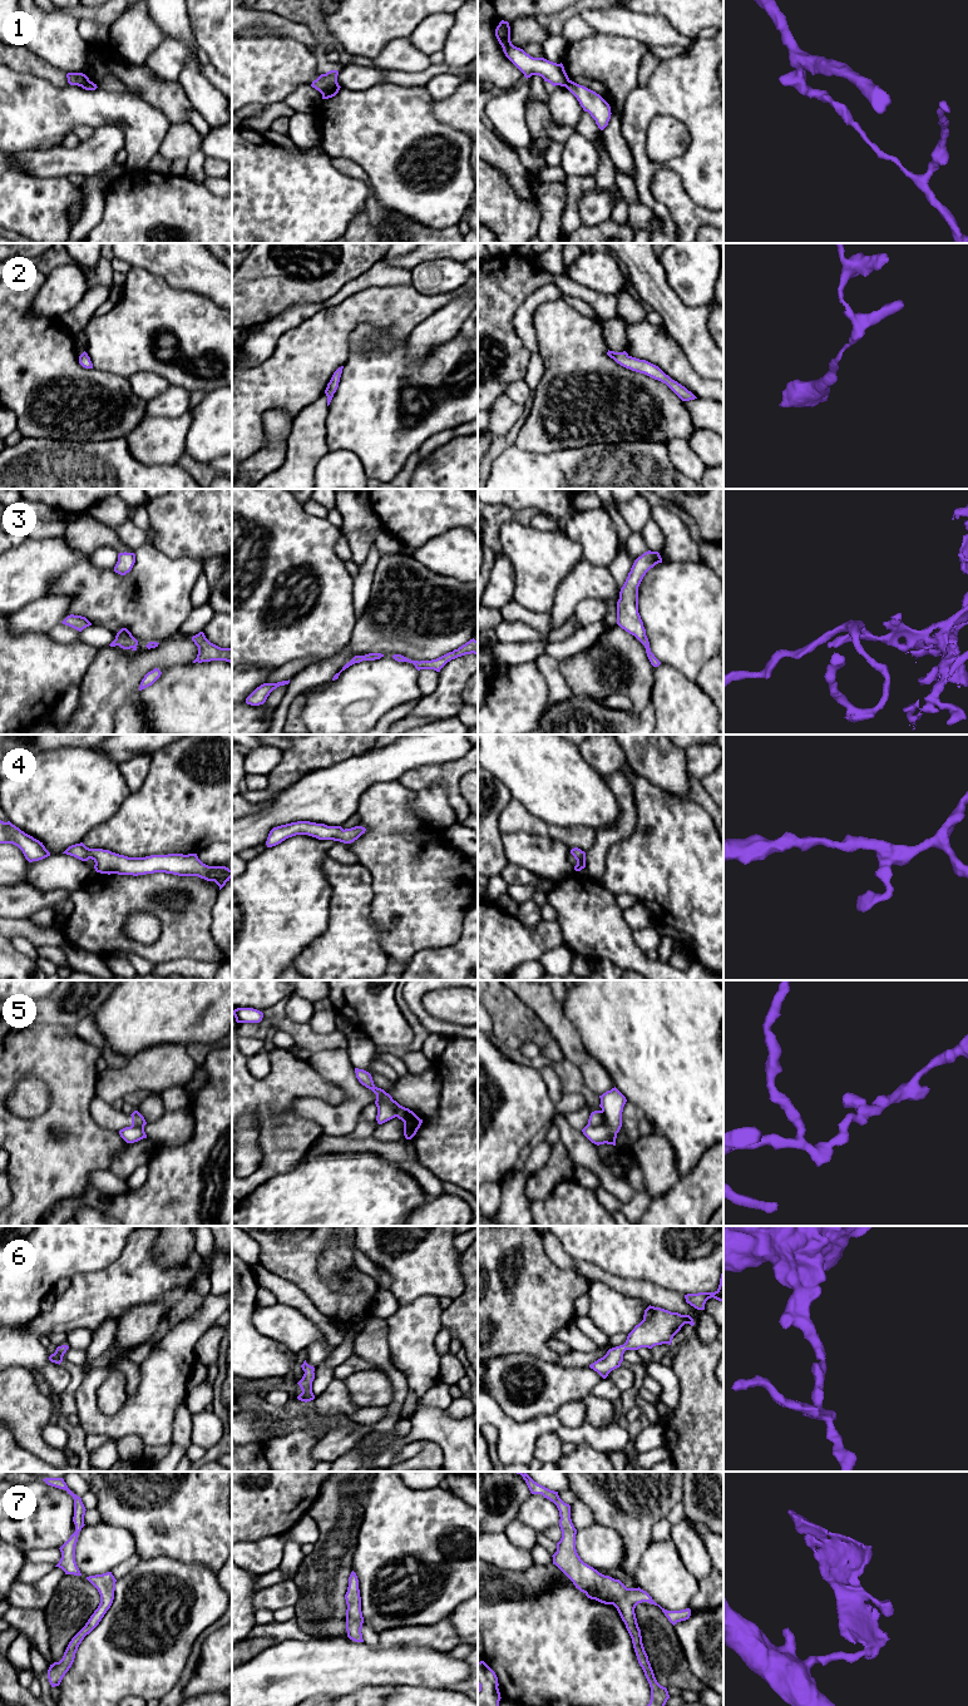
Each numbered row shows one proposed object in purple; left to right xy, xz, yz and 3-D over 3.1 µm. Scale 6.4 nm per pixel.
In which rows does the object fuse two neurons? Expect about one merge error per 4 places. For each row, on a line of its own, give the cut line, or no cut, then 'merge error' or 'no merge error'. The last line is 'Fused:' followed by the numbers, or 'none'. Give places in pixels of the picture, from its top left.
1: cut in xz along (337, 84), (321, 93); merge error
2: no cut; no merge error
3: no cut; no merge error
4: no cut; no merge error
5: cut in xz along (383, 1094), (381, 1097), (394, 1108), (396, 1116); merge error
6: no cut; no merge error
7: no cut; no merge error
Fused: 1, 5

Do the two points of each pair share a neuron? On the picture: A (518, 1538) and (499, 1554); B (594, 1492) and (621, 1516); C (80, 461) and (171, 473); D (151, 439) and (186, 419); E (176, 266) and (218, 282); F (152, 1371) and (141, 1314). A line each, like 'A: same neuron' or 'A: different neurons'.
A: different neurons
B: same neuron
C: same neuron
D: same neuron
E: same neuron
F: different neurons

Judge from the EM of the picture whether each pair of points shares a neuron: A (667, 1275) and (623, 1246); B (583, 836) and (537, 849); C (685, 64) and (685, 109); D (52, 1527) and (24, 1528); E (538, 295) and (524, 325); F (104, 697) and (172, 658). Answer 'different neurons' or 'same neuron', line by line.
A: same neuron
B: different neurons
C: same neuron
D: same neuron
E: same neuron
F: same neuron

